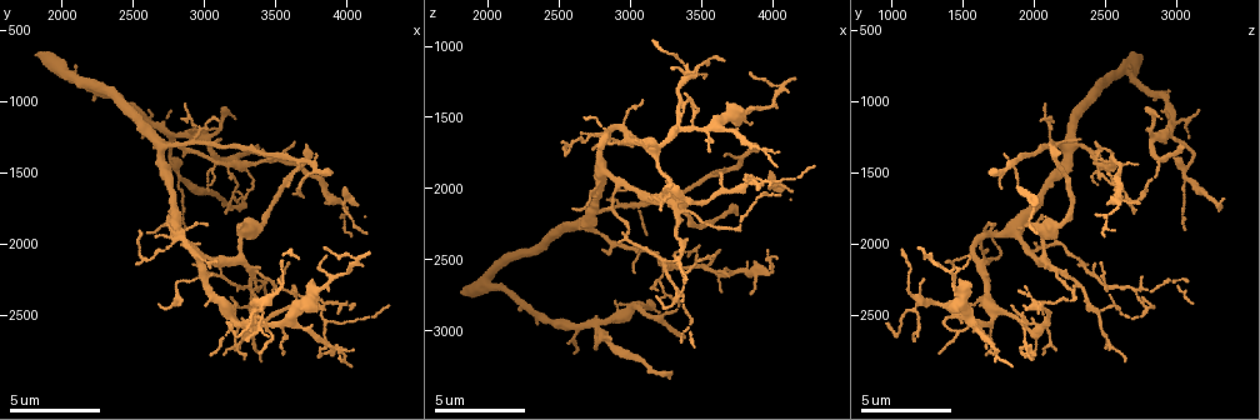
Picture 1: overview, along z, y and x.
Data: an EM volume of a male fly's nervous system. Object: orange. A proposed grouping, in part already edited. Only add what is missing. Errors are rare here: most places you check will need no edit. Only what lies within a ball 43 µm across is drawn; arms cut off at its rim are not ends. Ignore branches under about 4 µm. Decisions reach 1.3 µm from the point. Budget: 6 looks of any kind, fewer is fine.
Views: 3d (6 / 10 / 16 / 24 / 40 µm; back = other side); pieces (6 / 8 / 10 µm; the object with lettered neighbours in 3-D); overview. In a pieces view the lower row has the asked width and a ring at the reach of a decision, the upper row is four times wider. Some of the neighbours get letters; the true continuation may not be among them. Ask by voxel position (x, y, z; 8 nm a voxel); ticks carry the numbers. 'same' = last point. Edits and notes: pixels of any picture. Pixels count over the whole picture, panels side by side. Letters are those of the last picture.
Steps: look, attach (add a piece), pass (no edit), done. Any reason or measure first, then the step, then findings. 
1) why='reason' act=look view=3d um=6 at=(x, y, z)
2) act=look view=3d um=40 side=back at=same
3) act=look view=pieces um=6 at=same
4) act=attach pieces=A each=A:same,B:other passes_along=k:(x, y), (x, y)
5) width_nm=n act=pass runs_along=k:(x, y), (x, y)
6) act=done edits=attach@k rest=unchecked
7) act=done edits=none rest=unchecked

why='tapers out' act=look view=pieces um=6 at=(3420, 2400, 3100)

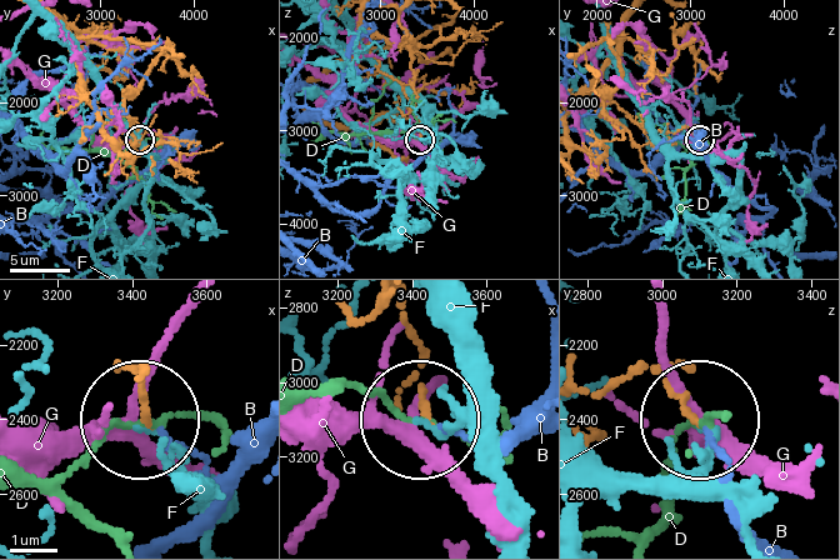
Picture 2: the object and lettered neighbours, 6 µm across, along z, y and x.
width_nm=100 act=pass each=B:other,D:other,F:other,G:other runs_along=2:(398, 310), (418, 345), (418, 414) found='no lettered piece goes on from it'

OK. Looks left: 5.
why='an open end' act=look view=pieces um=10 at=(4000, 2840, 1840)

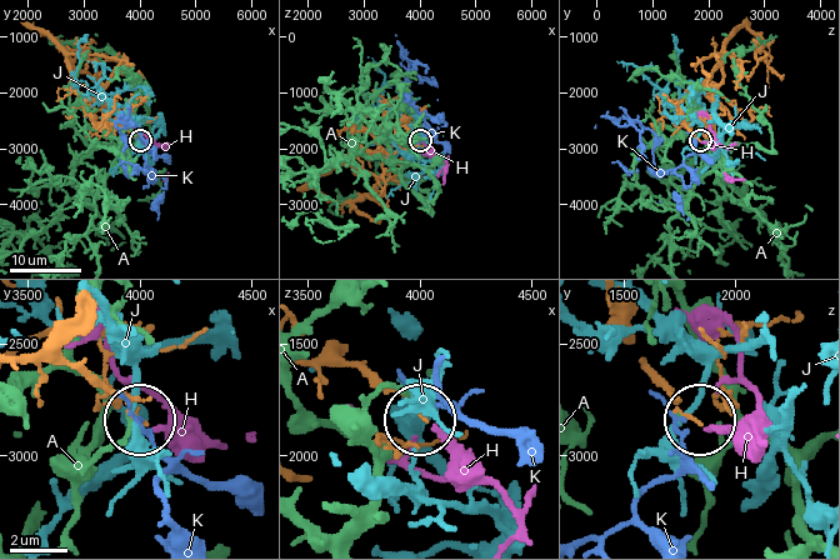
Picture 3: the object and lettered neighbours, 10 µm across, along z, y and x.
width_nm=120 act=pass each=A:other,H:other,J:other,K:other runs_along=3:(303, 364), (368, 366), (423, 419) found='no lettered piece goes on from it'

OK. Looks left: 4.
act=look view=pieces um=6 at=(3380, 2800, 2660)

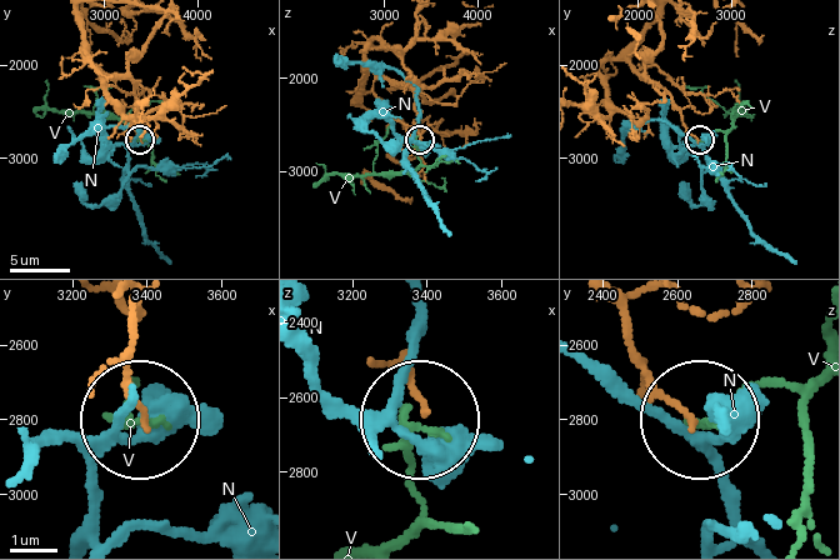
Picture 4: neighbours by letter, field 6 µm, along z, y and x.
act=pass each=N:other,V:other found='no lettered piece goes on from it'

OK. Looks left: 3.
act=done edits=none rest=unchecked

